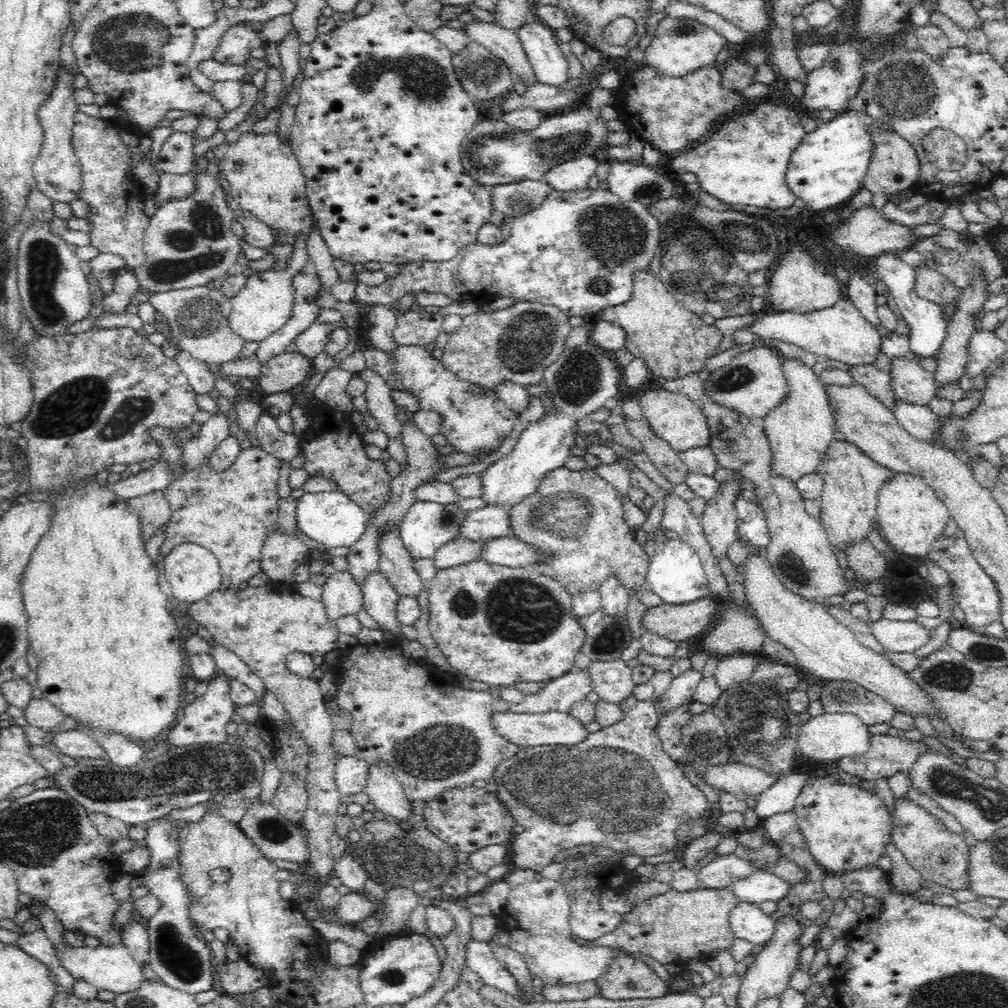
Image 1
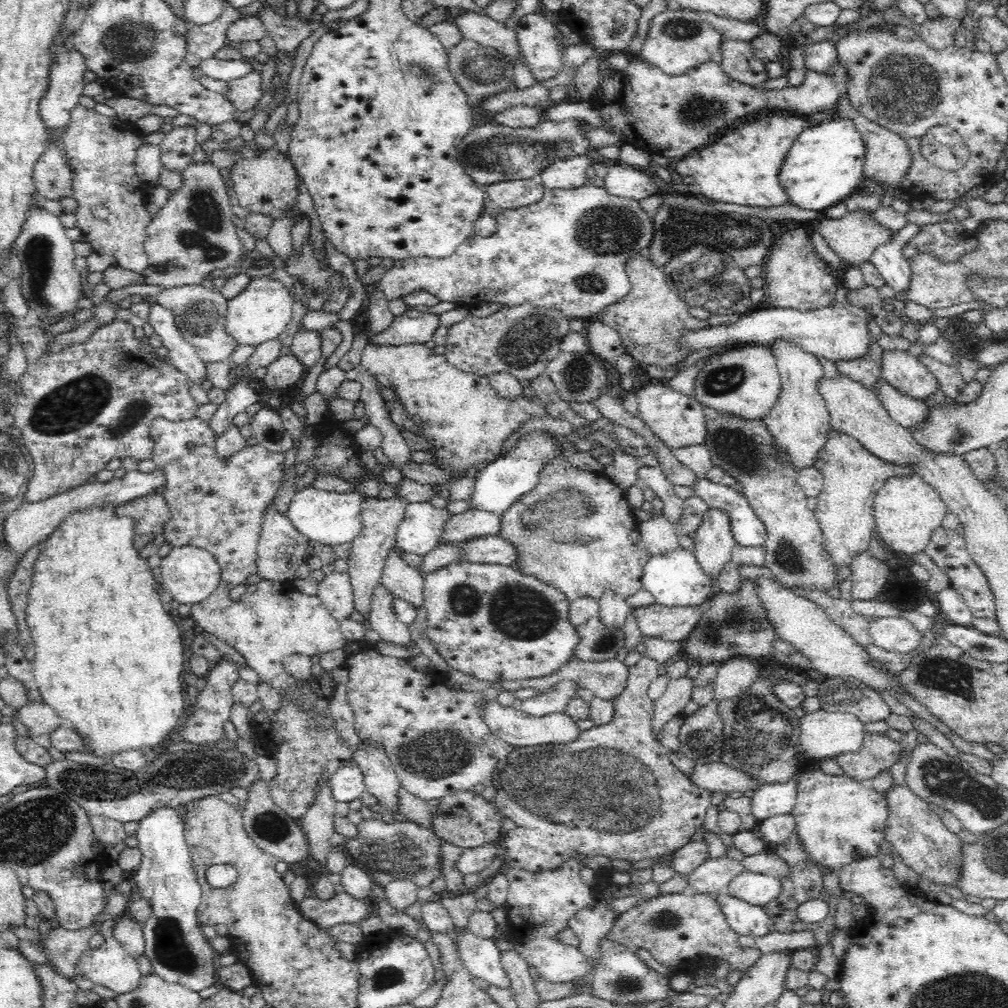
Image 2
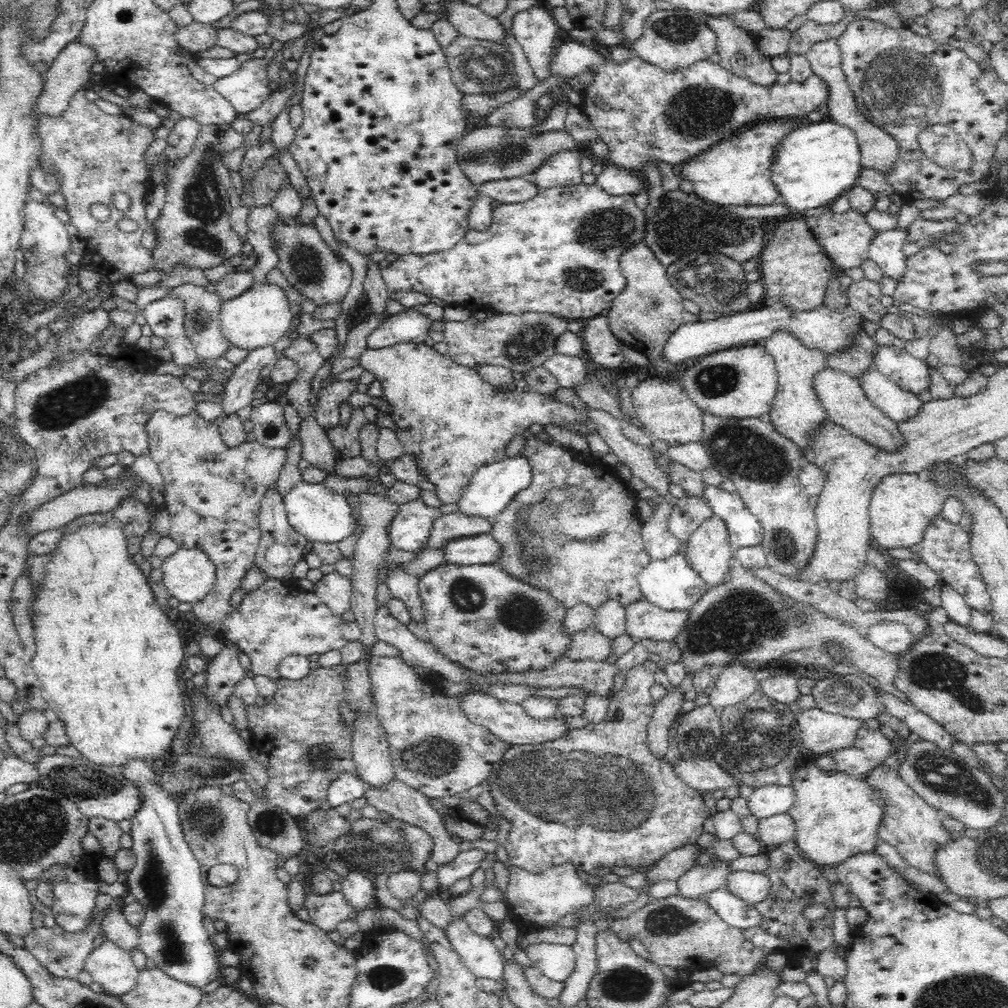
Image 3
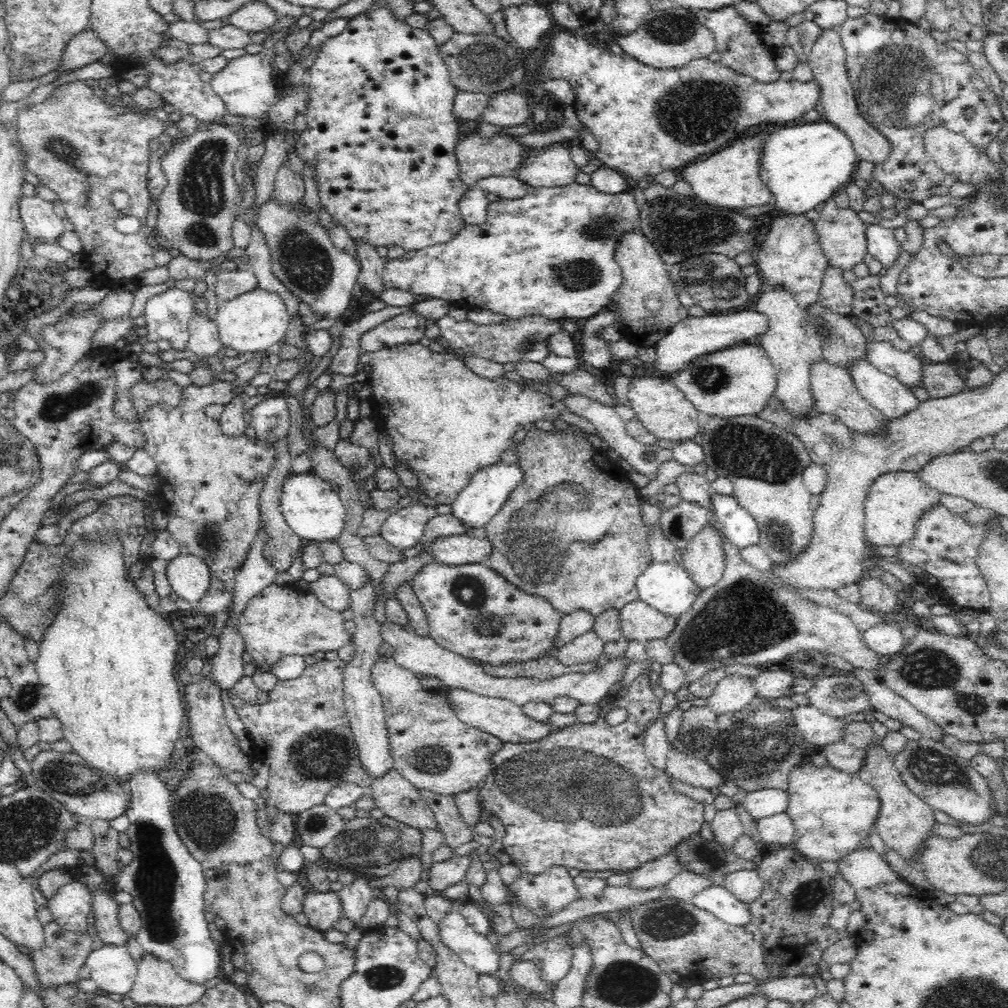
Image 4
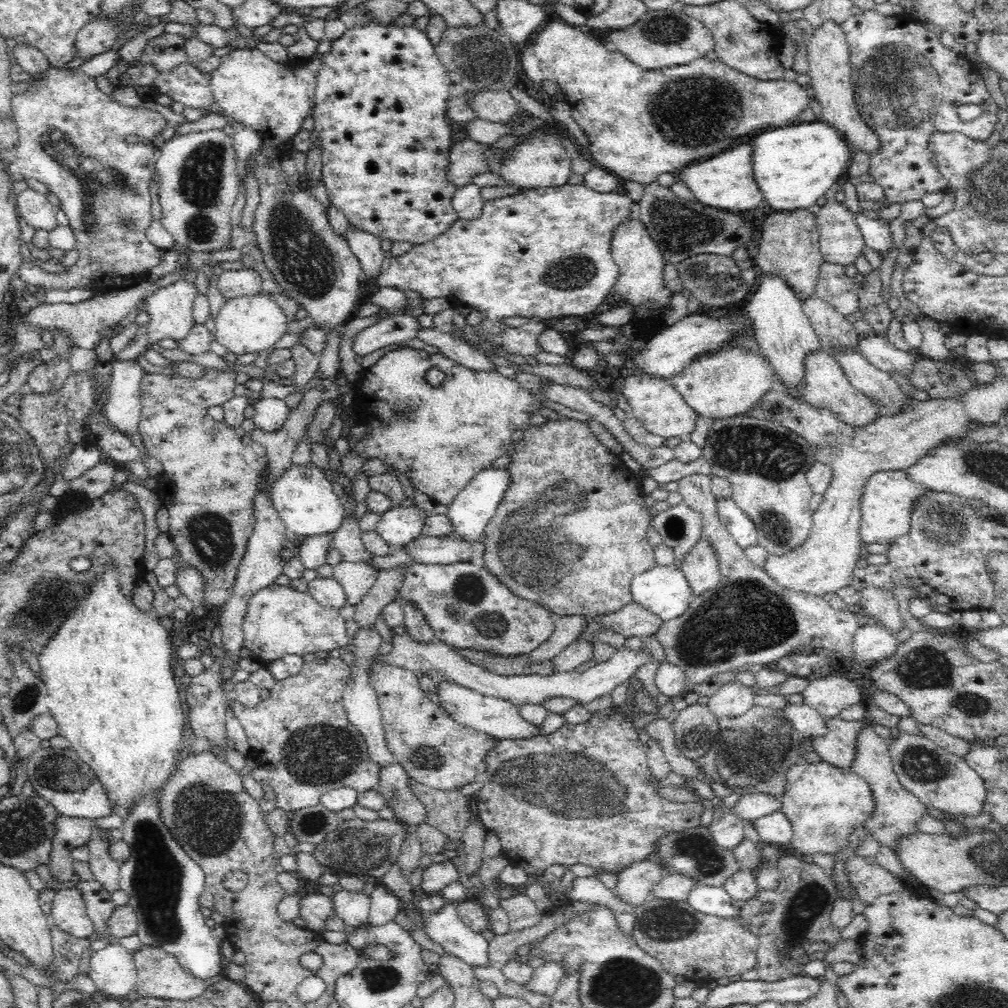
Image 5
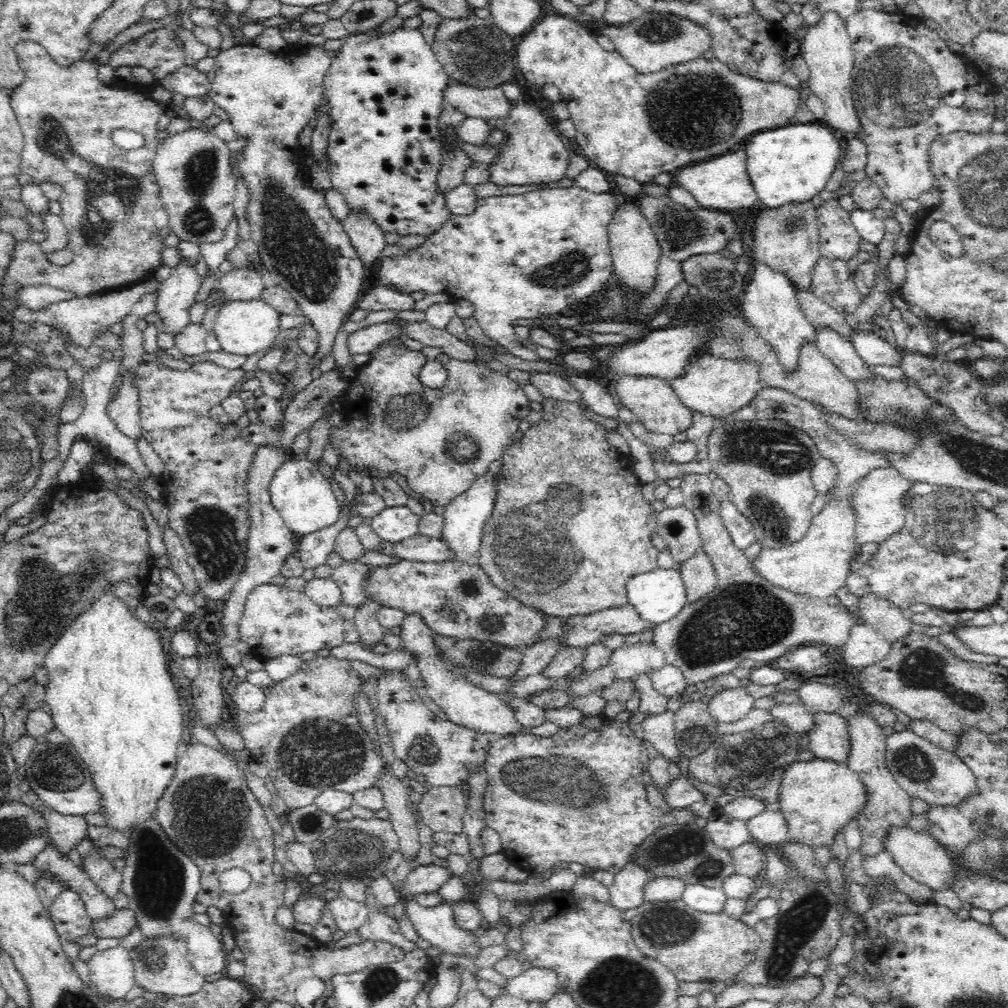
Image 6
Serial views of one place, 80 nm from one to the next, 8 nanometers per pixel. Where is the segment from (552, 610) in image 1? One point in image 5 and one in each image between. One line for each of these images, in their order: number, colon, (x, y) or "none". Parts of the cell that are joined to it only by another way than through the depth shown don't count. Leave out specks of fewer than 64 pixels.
2: (494, 622)
3: (481, 617)
4: (473, 611)
5: (466, 606)

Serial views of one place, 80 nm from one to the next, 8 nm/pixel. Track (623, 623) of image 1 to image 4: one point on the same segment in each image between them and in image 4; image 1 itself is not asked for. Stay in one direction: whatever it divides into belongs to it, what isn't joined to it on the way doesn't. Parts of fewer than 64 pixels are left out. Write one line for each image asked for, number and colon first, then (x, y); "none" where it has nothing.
2: (597, 643)
3: (587, 645)
4: (587, 647)

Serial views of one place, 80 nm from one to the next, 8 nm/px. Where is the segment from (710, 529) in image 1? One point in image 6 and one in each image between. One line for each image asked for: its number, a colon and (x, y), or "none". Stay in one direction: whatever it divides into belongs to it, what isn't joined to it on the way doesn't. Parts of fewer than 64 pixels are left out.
2: (713, 540)
3: (709, 552)
4: (704, 560)
5: (700, 567)
6: (698, 575)

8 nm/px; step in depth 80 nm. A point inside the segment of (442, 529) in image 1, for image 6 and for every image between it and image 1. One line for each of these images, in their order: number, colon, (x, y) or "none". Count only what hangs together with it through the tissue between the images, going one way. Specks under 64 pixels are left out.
2: (419, 531)
3: (408, 531)
4: (404, 529)
5: (399, 525)
6: (394, 524)

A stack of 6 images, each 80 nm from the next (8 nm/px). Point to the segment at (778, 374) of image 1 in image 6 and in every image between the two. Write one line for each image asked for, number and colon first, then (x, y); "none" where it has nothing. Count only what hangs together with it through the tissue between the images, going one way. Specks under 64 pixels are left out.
2: (745, 382)
3: (742, 382)
4: (738, 381)
5: (727, 383)
6: (717, 387)

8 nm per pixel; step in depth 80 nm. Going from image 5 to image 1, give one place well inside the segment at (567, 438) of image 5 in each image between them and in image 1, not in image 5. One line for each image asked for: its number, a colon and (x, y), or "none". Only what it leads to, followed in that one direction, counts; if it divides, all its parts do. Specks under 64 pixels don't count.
1: (575, 516)
2: (575, 530)
3: (574, 531)
4: (571, 531)

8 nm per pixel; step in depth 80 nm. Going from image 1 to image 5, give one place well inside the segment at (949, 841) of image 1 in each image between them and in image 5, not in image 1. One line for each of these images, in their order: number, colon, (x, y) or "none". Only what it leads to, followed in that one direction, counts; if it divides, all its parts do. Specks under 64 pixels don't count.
2: (917, 833)
3: (915, 828)
4: (904, 822)
5: (896, 812)

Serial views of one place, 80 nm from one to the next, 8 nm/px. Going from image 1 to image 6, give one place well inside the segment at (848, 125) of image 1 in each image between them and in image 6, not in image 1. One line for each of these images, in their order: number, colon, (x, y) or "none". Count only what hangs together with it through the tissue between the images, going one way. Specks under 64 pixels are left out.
2: (824, 165)
3: (815, 163)
4: (803, 165)
5: (794, 165)
6: (792, 163)

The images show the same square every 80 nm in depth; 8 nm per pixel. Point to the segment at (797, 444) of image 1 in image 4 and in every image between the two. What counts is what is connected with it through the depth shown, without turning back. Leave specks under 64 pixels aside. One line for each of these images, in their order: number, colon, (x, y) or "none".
2: (800, 423)
3: (796, 413)
4: (793, 347)

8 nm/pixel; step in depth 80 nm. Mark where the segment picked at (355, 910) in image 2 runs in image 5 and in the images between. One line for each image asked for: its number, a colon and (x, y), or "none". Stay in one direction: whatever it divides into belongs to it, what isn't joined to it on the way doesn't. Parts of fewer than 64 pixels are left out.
3: (326, 911)
4: (322, 910)
5: (314, 909)

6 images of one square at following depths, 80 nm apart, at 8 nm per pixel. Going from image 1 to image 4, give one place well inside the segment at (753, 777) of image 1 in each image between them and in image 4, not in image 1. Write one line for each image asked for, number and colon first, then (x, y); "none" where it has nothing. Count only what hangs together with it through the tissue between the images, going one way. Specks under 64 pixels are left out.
2: (715, 777)
3: (703, 775)
4: (691, 771)

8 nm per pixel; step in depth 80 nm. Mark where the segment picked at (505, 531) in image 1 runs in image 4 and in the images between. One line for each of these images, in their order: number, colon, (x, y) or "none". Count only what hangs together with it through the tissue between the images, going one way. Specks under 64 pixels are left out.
2: (471, 524)
3: (452, 526)
4: (443, 525)

